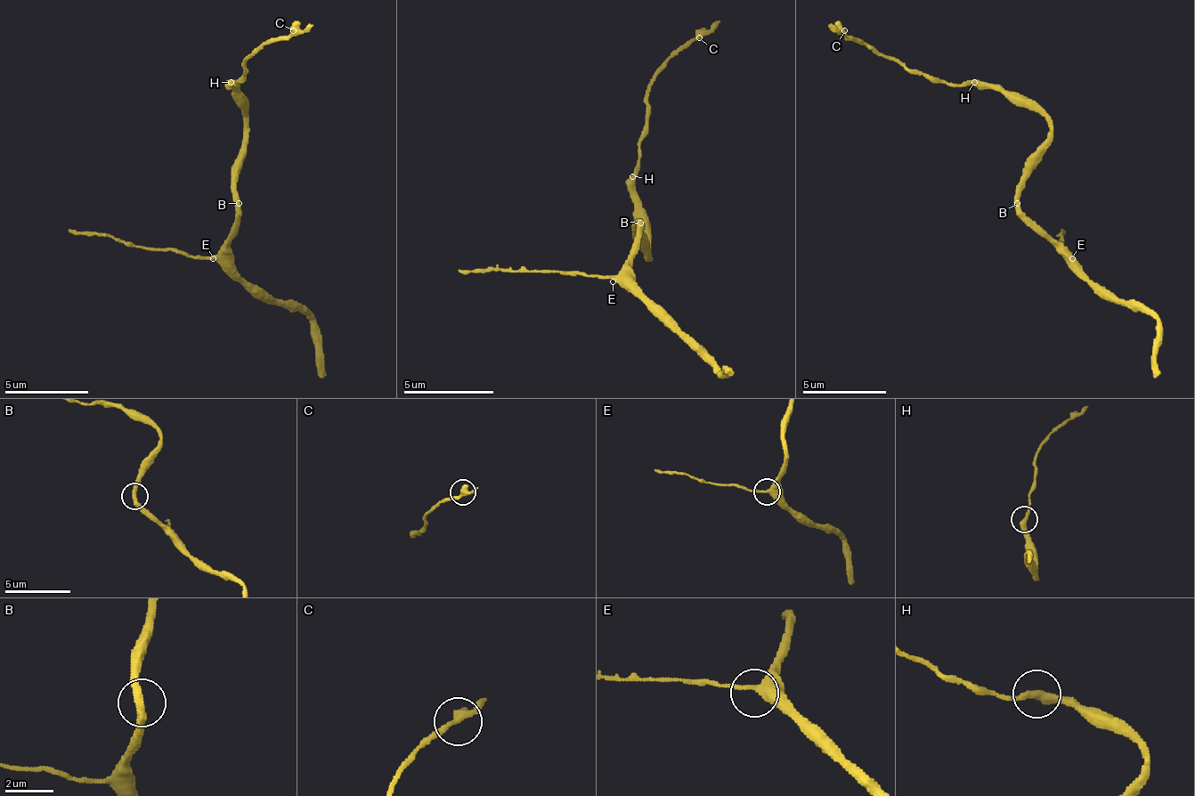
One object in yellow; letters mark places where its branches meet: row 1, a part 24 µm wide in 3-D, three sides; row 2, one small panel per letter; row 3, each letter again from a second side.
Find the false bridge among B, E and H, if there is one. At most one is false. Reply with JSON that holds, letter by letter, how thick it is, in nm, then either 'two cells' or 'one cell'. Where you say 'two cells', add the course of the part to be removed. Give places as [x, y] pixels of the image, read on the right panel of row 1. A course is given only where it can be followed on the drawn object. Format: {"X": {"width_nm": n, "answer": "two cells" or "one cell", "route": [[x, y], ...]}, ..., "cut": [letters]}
{"B": {"width_nm": 320, "answer": "one cell"}, "E": {"width_nm": 360, "answer": "one cell"}, "H": {"width_nm": 320, "answer": "two cells", "route": [[975, 81], [946, 85], [878, 56], [827, 26]]}, "cut": ["H"]}

